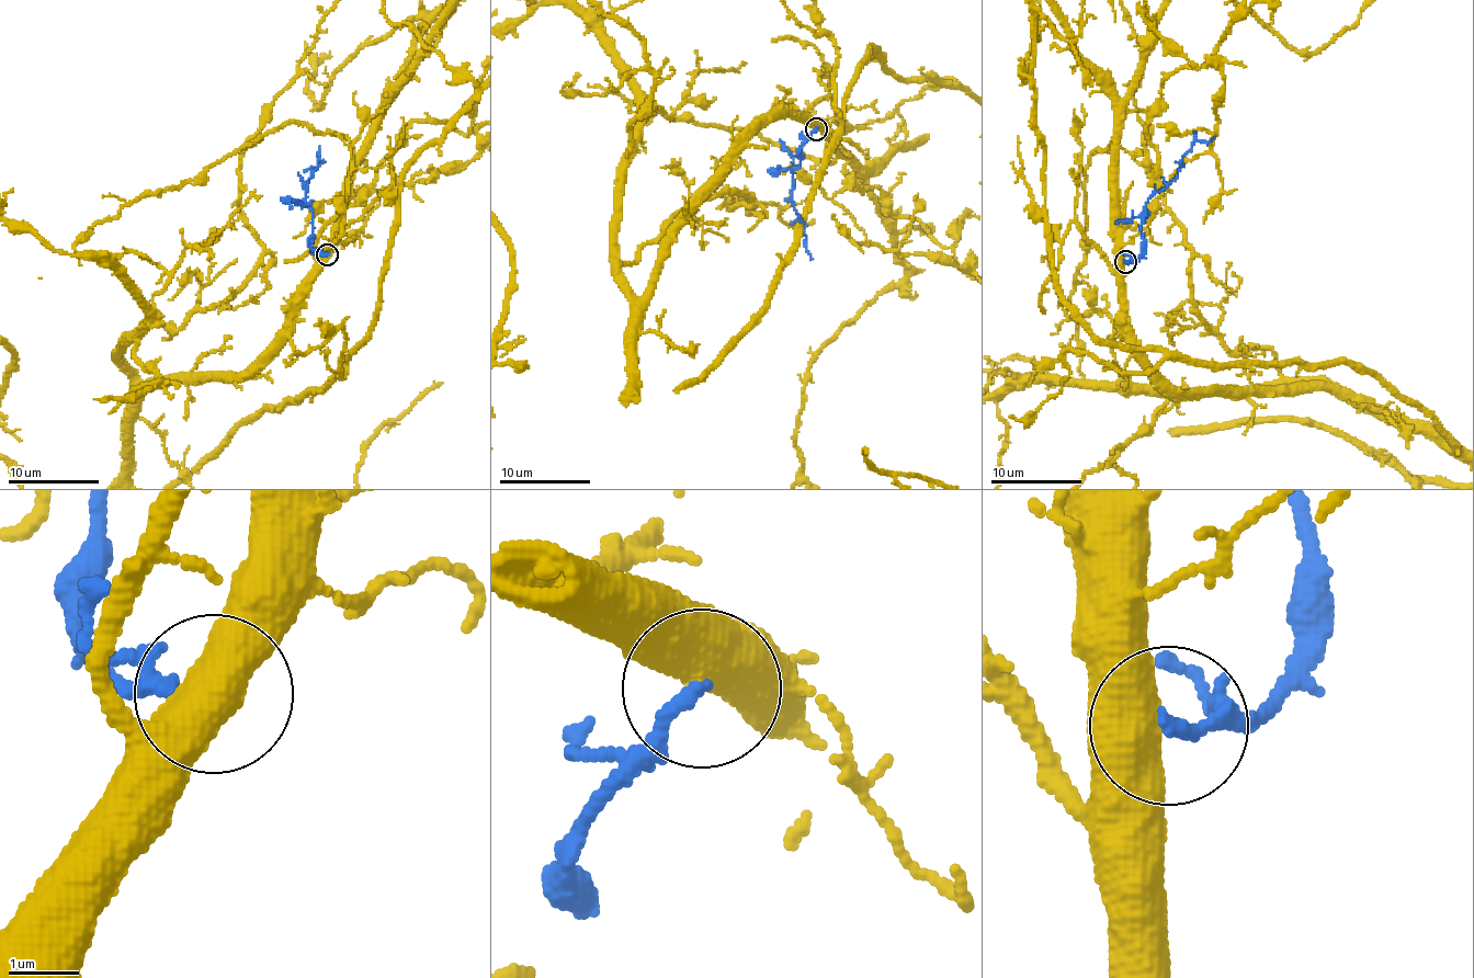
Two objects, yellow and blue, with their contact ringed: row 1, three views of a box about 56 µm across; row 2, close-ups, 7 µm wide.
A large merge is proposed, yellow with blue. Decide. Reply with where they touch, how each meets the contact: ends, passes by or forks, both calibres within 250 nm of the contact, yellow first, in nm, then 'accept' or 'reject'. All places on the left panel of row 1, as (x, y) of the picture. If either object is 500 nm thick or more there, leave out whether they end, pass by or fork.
(327, 254) | 500/220 nm | reject

